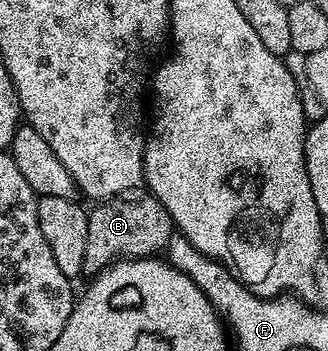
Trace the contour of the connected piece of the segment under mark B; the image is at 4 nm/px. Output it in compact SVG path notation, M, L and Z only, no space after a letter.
M124 195L93 204L88 209L88 230L86 231L86 259L84 273L95 275L108 268L113 261L154 257L167 250L174 226L166 207L151 195Z

